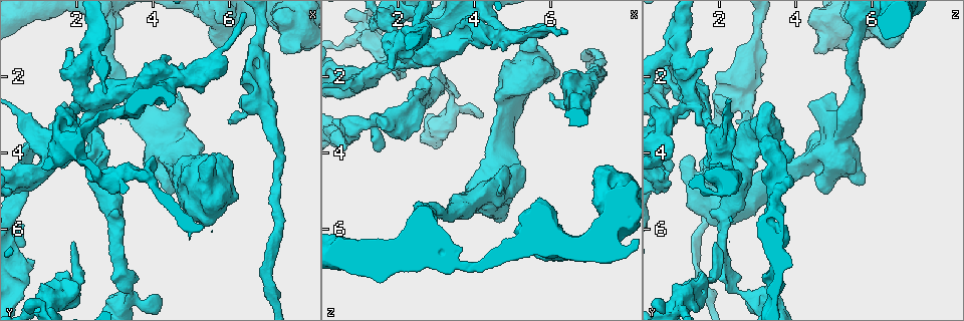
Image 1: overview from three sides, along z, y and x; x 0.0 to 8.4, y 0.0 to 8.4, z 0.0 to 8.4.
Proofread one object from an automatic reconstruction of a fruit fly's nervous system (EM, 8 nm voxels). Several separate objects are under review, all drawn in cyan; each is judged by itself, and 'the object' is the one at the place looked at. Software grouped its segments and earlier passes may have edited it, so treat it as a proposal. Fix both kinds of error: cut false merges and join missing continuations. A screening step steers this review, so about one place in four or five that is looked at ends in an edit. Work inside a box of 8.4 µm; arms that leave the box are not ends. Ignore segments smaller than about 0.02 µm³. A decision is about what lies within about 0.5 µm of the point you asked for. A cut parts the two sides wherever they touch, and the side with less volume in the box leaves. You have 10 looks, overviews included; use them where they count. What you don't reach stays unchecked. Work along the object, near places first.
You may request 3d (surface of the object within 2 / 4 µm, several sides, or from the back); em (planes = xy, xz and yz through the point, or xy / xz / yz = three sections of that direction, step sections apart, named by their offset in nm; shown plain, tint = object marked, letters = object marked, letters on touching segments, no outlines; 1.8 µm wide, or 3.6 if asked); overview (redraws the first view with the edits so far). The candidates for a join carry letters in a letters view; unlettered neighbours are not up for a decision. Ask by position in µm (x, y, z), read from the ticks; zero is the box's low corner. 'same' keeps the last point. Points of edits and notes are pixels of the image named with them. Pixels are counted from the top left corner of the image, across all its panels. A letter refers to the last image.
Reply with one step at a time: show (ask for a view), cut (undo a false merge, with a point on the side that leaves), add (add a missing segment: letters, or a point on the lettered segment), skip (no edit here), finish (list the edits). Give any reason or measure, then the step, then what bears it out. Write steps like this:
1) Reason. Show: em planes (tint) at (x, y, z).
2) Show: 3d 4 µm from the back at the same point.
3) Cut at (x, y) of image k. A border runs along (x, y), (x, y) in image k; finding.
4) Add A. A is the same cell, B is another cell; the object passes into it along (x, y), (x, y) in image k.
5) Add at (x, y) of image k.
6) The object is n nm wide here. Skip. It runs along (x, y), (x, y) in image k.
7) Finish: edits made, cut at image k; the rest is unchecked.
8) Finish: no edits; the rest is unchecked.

Sudden change in width. Show: em 3.6 µm xz step 8 (tint) at (4.70, 4.55, 5.55).

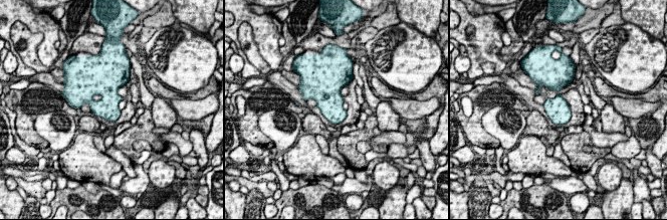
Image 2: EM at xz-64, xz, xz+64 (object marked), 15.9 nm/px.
Show: em 3.6 µm xz step 8 (letters) at the same point.

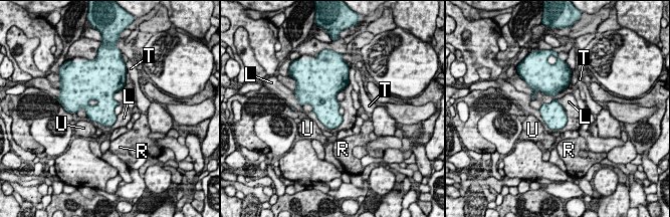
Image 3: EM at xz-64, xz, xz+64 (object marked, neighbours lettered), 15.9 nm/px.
Skip. L, R, T and U are other cells; a border runs along (557, 98), (567, 123), (553, 131) in image 3; one neuron here.

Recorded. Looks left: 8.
Thin arm on a thick one. Show: 3d 2 µm at (3.35, 7.80, 2.95).

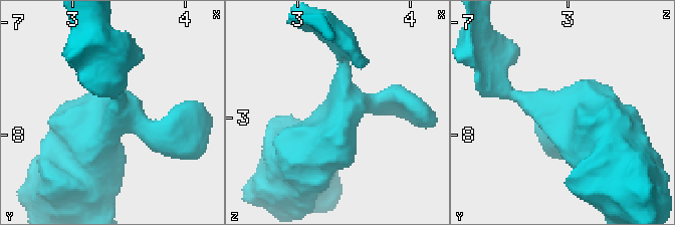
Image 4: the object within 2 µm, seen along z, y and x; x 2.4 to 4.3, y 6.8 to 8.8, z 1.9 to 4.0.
Shape alone is not enough. Show: em planes (plain) at (3.40, 7.80, 2.92).

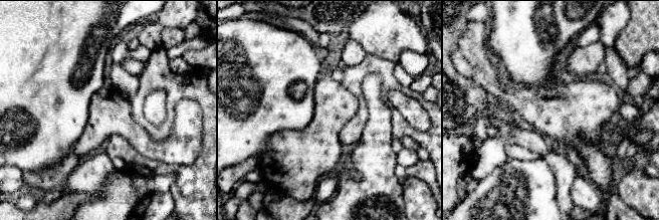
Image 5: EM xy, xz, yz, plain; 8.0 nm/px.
Show: em planes (letters) at the same point.

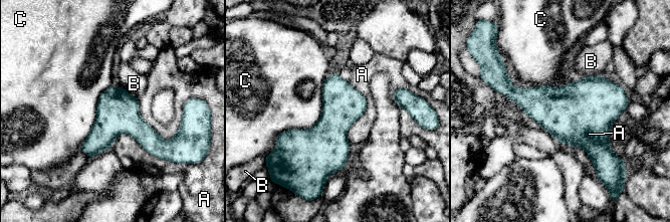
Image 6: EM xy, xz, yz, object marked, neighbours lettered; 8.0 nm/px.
The object is 320 nm wide here. Skip. A, B and C are other cells; a border runs along (325, 78), (319, 119), (276, 145) in image 6; continuous, no second neuron.

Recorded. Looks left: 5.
Sharp bend. Show: 3d 2 µm at (2.35, 1.40, 1.00).

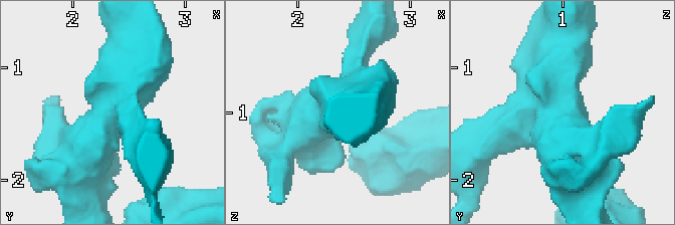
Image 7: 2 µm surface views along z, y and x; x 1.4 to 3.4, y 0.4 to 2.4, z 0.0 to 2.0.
Show: em 3.6 µm planes (plain) at (2.34, 1.38, 0.92).

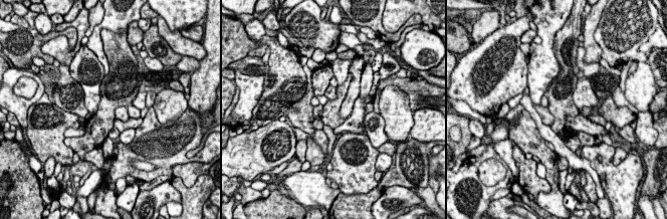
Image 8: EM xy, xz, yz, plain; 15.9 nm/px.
What lies round it. Show: em 3.6 µm planes (letters) at the same point.

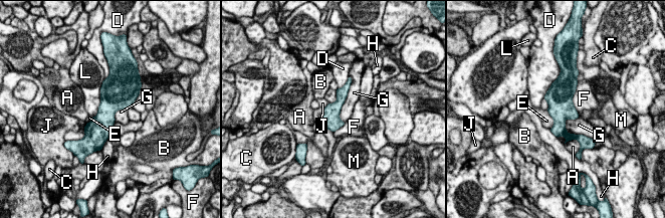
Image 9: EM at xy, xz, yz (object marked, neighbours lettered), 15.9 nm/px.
3 arms meet here. Skip. A, B, C, D, E, F, G, H, J, L and M are other cells; a border runs along (565, 120), (569, 133), (585, 136) in image 9; one neuron here.

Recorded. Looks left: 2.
Thin neck. Show: 3d 2 µm at (1.40, 3.65, 1.80).

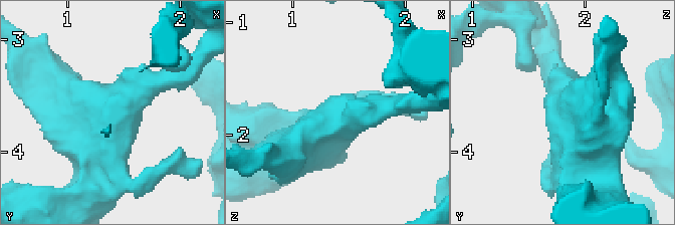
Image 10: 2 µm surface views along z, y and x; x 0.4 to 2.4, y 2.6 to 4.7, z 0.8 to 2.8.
Show: em planes (letters) at (1.42, 3.68, 1.86).

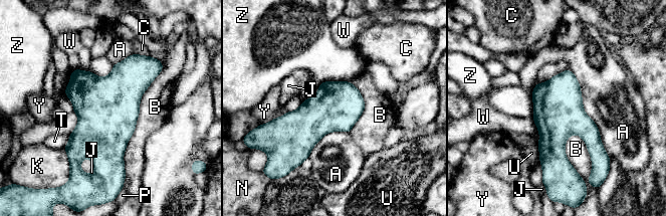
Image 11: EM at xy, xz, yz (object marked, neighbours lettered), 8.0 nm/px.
Skip. A, B, C, J, K, N, P, T, U, W, Y and Z are other cells; a border runs along (569, 69), (609, 157) in image 11; all the same neuron.

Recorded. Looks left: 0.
Finish: no edits; the rest is unchecked.

